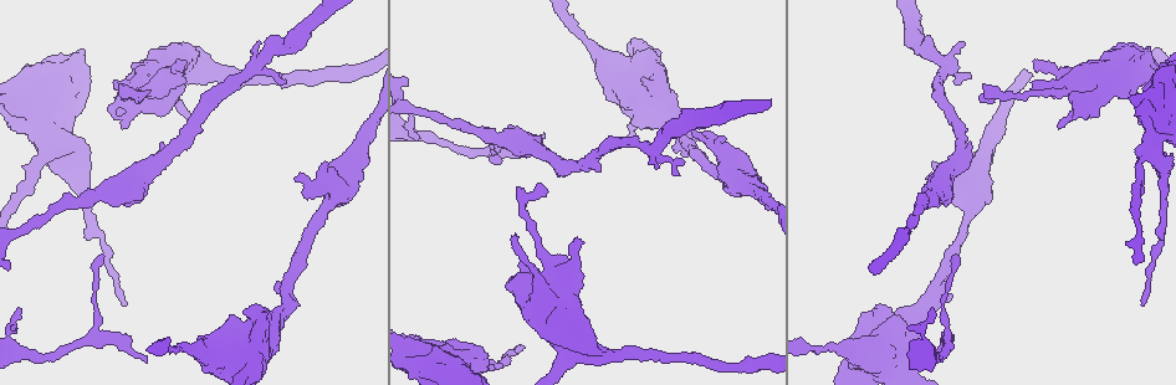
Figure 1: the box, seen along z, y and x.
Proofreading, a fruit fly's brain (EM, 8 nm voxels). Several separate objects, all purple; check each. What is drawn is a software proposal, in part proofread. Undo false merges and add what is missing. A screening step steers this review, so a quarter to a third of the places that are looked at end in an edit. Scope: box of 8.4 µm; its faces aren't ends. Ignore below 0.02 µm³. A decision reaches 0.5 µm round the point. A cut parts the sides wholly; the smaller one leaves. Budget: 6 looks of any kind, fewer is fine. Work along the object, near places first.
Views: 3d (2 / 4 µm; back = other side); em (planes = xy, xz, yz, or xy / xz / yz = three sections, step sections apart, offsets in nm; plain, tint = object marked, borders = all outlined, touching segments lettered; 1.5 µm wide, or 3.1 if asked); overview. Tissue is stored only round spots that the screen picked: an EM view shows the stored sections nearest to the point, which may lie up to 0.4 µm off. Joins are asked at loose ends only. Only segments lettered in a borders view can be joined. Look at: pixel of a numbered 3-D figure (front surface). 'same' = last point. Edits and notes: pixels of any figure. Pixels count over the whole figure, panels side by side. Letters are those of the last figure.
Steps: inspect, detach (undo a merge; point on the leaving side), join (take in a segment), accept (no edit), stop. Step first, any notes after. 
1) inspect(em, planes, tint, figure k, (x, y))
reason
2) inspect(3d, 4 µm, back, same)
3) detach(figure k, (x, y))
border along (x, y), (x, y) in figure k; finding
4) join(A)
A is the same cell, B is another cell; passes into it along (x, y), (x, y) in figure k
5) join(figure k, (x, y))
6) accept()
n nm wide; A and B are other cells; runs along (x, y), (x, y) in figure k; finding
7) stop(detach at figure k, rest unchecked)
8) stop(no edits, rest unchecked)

inspect(3d, 4 µm, back, figure 1, (138, 99))
tapers out

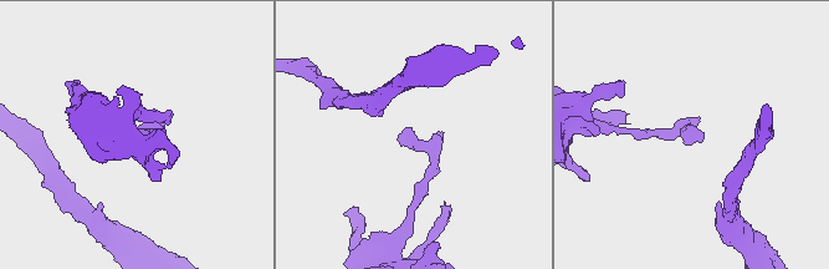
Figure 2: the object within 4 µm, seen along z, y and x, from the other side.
inspect(em, yz, step 8, borders, figure 2, (412, 127))

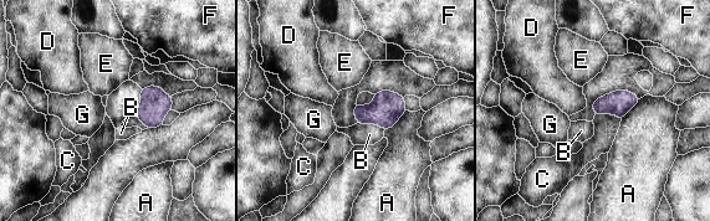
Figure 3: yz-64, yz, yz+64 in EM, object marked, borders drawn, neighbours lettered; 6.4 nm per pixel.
accept()
A, B, C, D, E, F and G are other cells; border along (594, 114), (613, 114), (621, 121) in figure 3; no lettered segment goes on from it

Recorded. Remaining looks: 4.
inspect(3d, 2 µm, figure 1, (543, 135))
an open end

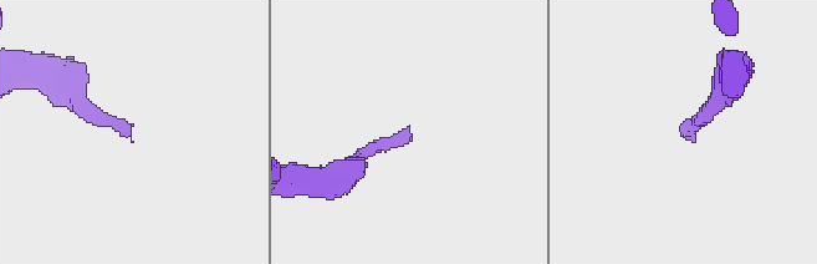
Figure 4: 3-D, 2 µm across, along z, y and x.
inspect(em, planes, plain, figure 4, (692, 141))
need the tissue

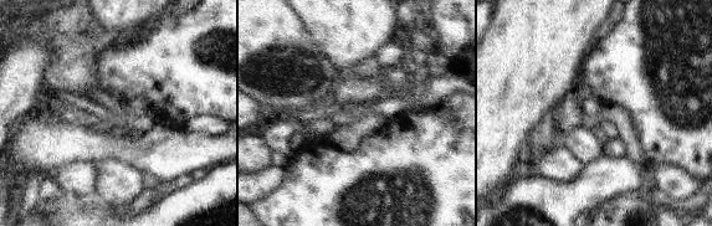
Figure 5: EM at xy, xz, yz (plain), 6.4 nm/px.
inspect(em, planes, borders, same)

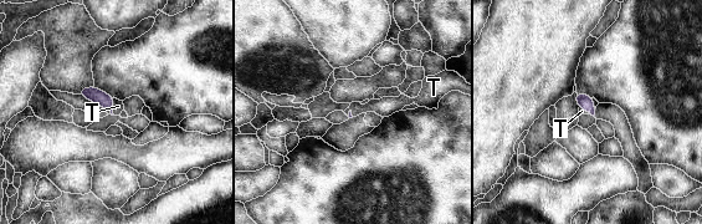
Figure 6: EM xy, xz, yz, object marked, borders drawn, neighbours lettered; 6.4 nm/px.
join(T)
T is the same cell; passes into it along (95, 95), (112, 106), (118, 106) in figure 6; it goes on there

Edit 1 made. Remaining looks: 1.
stop(join at figure 6, rest unchecked)

